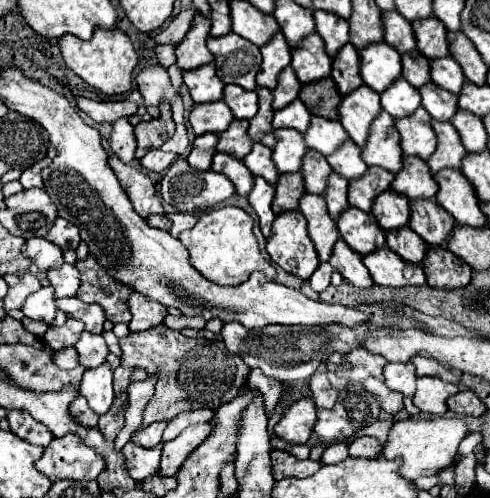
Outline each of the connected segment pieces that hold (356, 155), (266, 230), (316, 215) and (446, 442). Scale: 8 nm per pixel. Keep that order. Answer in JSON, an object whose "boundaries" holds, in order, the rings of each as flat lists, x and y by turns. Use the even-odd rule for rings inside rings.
{"boundaries":[[[346,140,330,158,328,158,328,164,332,166,332,170,340,176,344,176,346,180,356,180,360,176,366,174,368,166,364,164,362,156,360,156,360,148,352,142,352,140]],[[256,178,254,188,248,194,248,202,260,218,260,230,262,230,264,238,272,236,272,222,276,218,270,208,272,198,274,198,274,186,268,186,268,182,264,182,264,178]],[[304,194,300,198,300,212,308,220,308,234,316,246,318,258,322,262,326,262,330,258,332,248,334,248,336,240,340,238,340,234,338,234,336,222,330,218,330,214,326,210,324,196]],[[446,414,446,416,448,418,444,418,444,416,436,416,430,420,406,418,406,420,394,422,382,452,388,460,394,460,398,456,404,460,400,466,400,474,404,478,416,480,420,476,432,476,432,474,438,474,440,470,446,470,448,466,454,464,458,444,470,434,470,428,462,418,452,416,452,414]]]}

